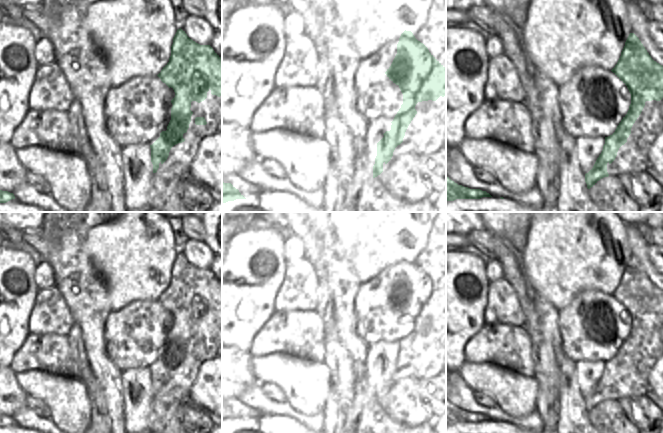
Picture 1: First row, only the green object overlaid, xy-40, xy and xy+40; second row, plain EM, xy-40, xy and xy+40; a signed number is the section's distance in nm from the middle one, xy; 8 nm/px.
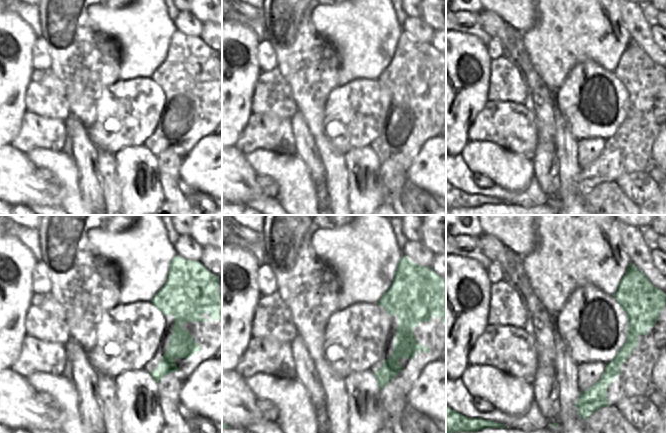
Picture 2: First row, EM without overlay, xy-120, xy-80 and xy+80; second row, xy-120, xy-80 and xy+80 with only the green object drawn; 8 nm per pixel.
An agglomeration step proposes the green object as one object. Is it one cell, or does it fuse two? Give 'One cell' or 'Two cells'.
One cell.

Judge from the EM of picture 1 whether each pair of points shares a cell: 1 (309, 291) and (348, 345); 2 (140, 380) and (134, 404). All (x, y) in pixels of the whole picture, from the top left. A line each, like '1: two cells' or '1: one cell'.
1: two cells
2: one cell

